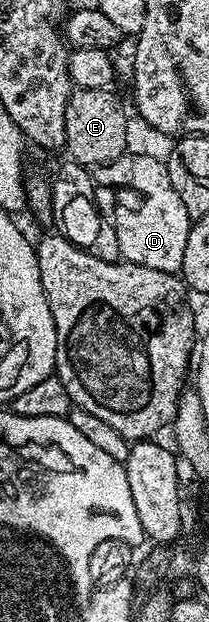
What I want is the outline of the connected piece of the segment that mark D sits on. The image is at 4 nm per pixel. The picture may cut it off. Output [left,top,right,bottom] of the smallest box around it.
[93,152,193,273]

